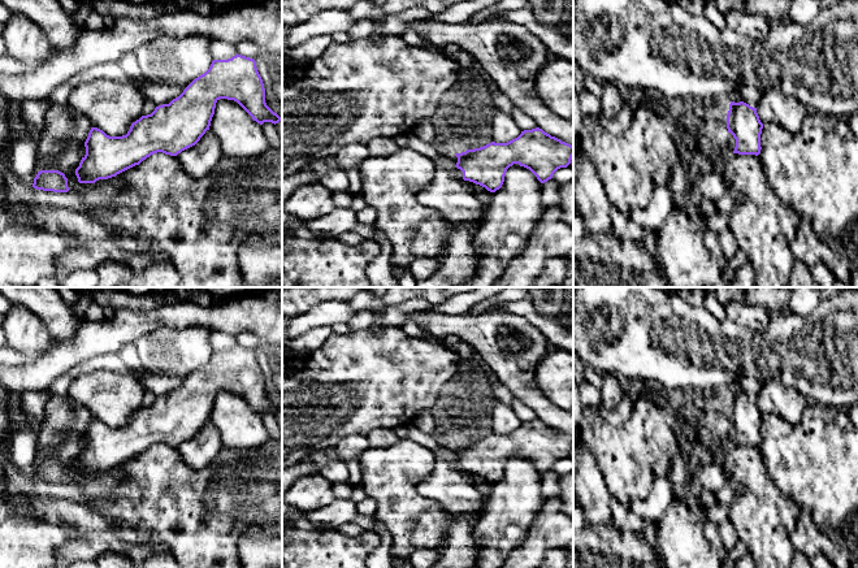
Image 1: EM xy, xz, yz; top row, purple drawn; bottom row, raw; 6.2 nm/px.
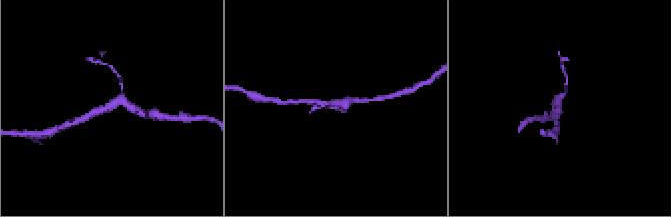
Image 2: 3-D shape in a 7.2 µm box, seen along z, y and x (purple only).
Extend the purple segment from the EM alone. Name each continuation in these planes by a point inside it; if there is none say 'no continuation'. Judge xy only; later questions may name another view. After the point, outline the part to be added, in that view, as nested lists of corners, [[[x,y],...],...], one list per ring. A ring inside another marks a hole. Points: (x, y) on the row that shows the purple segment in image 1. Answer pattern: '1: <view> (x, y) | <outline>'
no continuation

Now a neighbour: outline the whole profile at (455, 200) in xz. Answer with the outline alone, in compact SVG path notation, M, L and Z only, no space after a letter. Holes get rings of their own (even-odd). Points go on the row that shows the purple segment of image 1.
M436 170L433 181L416 196L417 201L437 211L451 225L481 226L488 204L476 198L473 186L452 178L447 170Z

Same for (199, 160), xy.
M207 130L200 140L176 156L182 169L194 178L208 175L222 159L222 147L214 134Z

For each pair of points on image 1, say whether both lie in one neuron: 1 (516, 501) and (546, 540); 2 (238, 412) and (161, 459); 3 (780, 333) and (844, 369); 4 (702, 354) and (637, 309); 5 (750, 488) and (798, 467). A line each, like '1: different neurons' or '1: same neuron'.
1: different neurons
2: different neurons
3: same neuron
4: same neuron
5: different neurons

